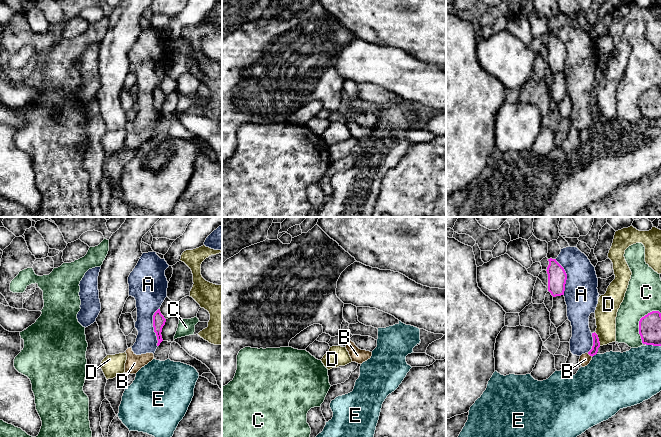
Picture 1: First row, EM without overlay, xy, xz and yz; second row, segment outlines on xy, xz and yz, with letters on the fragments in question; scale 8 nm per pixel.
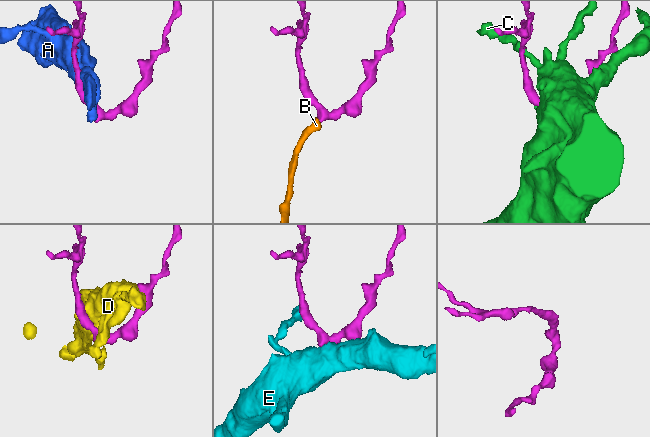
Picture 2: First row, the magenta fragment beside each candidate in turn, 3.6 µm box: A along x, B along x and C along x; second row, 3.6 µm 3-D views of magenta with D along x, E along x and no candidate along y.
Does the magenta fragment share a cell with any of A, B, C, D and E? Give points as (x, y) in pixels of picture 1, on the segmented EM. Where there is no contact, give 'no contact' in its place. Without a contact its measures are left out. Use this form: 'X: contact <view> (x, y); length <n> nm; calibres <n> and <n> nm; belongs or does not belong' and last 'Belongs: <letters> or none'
A: contact xy (153, 326); length 320 nm; calibres 100 and 240 nm; does not belong
B: contact yz (590, 355); length 50 nm; calibres 60 and 90 nm; belongs
C: contact yz (639, 322); length 300 nm; calibres 180 and 280 nm; does not belong
D: contact yz (598, 339); length 120 nm; calibres 60 and 180 nm; does not belong
E: contact yz (653, 345); length 120 nm; calibres 180 and 360 nm; does not belong
Belongs: B

